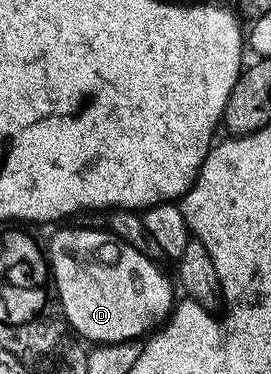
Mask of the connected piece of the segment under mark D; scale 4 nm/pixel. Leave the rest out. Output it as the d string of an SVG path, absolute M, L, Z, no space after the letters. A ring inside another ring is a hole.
M65 226L50 236L47 257L55 297L61 304L66 323L72 332L74 330L82 334L77 336L86 343L121 343L144 339L150 332L156 331L173 312L174 283L169 283L168 276L156 266L158 263L154 259L117 238L108 229L76 230L73 226Z

